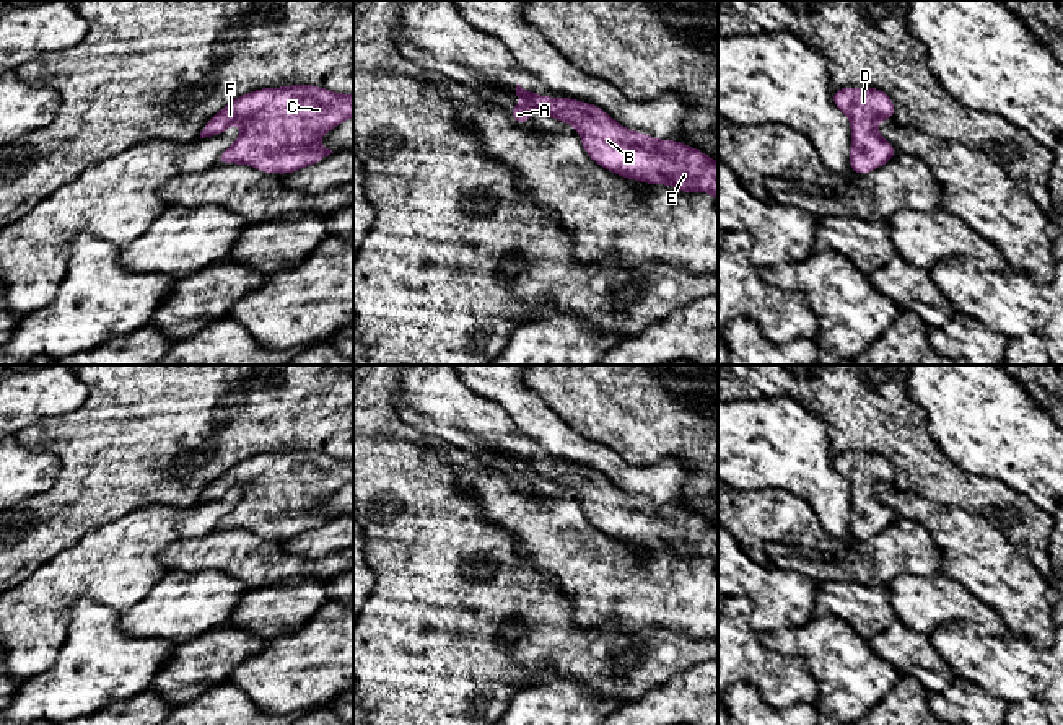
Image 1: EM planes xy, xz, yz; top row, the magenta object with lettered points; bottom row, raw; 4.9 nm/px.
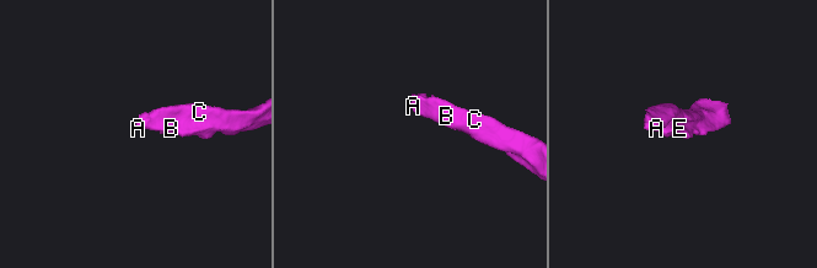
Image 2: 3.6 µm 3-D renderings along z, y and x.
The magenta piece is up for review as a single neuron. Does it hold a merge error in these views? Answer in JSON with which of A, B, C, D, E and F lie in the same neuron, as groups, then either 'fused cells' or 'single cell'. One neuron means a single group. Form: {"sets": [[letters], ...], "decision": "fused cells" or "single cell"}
{"sets": [["A", "B", "C", "D", "E", "F"]], "decision": "single cell"}

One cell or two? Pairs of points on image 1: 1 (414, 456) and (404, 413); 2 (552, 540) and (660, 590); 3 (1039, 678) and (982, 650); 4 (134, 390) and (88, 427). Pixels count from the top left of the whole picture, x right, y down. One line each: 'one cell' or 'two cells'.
1: two cells
2: one cell
3: one cell
4: one cell

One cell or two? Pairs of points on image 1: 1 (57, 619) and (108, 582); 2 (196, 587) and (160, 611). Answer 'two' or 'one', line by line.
1: one
2: one

